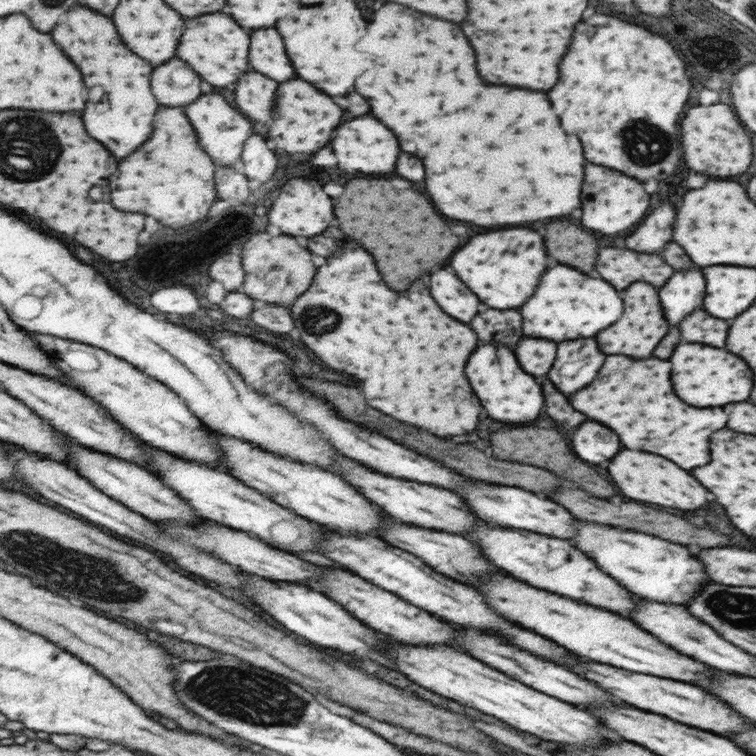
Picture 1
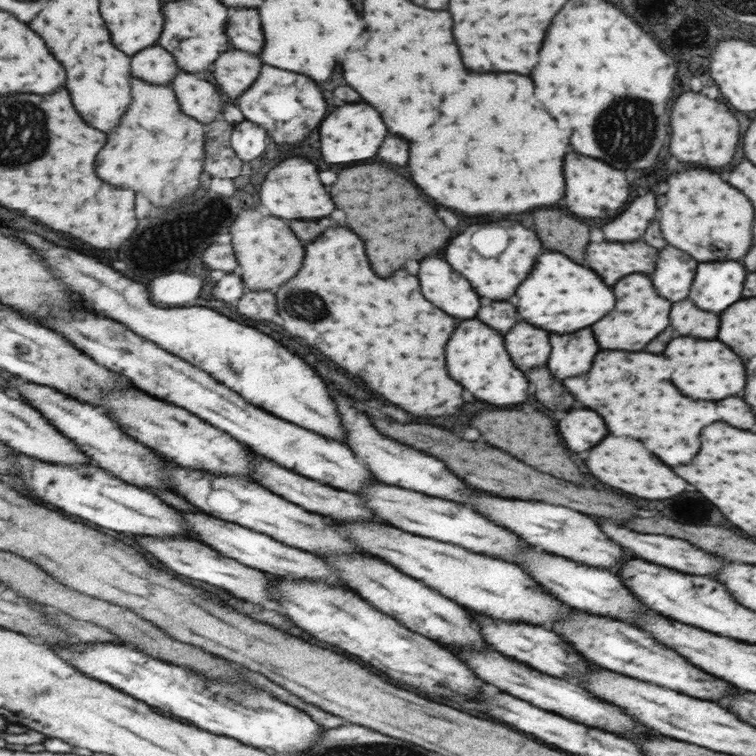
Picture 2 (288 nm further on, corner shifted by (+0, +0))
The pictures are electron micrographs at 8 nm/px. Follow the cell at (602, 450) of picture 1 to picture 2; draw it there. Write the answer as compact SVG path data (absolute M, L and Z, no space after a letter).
M571 410L565 414L561 424L561 436L573 452L591 450L607 434L603 420L591 410Z

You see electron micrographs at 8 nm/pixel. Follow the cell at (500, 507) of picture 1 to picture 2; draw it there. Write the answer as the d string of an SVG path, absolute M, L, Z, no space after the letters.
M335 398L337 404L341 404L341 418L345 428L349 430L349 440L347 446L357 454L359 460L363 460L365 464L369 464L369 470L373 470L373 474L381 476L381 482L391 484L391 486L399 486L405 490L413 490L413 492L421 492L427 496L437 496L443 500L453 500L453 502L469 502L469 496L475 492L473 488L469 488L465 482L461 482L457 476L453 476L451 470L447 470L443 462L439 462L439 458L435 458L433 454L423 454L421 450L413 450L407 444L395 442L393 438L385 438L377 428L373 428L367 420L365 414L361 414L359 410L355 410L345 398Z

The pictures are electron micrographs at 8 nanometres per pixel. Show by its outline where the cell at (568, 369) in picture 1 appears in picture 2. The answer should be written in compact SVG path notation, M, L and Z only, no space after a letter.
M589 328L565 336L553 334L553 356L549 356L549 372L557 380L575 376L573 380L563 380L563 386L577 402L583 402L583 406L589 410L601 412L601 416L609 420L609 434L641 440L649 452L657 452L657 456L661 456L661 460L665 460L669 466L691 462L699 450L701 428L719 420L715 404L685 398L671 382L673 364L669 364L669 360L659 354L655 356L645 352L629 354L617 350L601 350L597 364L593 364L593 372L589 372L589 376L579 376L591 368L591 360L597 350L599 348Z

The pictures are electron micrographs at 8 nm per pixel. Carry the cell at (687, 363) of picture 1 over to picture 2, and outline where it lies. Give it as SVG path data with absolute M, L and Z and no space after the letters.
M679 336L679 338L673 338L665 346L663 356L673 364L673 368L675 368L673 384L677 384L677 388L681 388L681 392L685 392L685 396L689 396L693 400L723 400L727 396L741 398L743 386L745 386L743 364L721 342Z

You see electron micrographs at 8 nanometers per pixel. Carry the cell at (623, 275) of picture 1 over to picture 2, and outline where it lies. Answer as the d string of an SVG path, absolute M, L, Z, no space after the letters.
M645 242L589 244L589 256L585 256L587 266L593 268L593 272L601 272L601 276L605 276L605 284L615 284L621 276L633 272L651 274L655 268L655 260L657 250L647 246Z

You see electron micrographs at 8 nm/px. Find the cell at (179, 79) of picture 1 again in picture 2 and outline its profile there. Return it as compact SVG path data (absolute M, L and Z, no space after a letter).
M157 46L133 56L133 74L145 82L167 86L179 74L179 68L175 56L163 46Z

